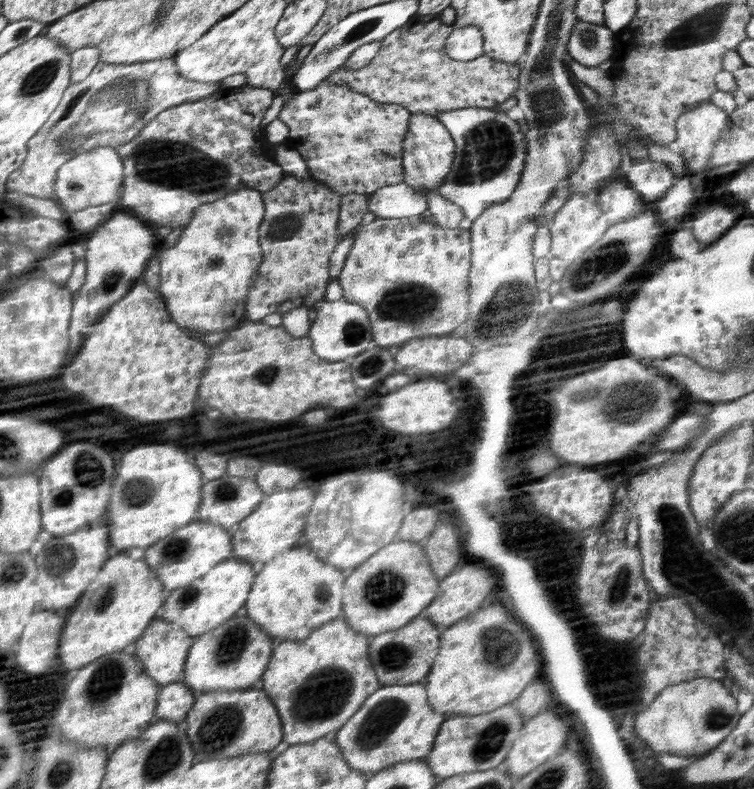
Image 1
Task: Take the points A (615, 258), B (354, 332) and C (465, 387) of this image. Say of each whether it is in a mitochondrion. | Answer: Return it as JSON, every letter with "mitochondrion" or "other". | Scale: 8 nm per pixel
{"A":"mitochondrion","B":"mitochondrion","C":"other"}

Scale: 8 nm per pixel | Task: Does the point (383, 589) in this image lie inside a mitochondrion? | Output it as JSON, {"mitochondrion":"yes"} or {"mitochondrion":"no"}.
{"mitochondrion":"yes"}

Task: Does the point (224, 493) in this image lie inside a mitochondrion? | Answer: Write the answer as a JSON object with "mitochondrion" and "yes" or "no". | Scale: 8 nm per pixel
{"mitochondrion":"yes"}

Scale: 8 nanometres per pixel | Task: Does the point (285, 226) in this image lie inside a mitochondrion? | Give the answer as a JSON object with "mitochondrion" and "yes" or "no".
{"mitochondrion":"yes"}

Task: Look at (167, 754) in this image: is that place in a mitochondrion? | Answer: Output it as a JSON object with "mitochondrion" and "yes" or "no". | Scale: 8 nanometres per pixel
{"mitochondrion":"yes"}

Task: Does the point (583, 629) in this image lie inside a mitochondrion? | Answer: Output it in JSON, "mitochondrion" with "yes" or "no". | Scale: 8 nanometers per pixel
{"mitochondrion":"no"}

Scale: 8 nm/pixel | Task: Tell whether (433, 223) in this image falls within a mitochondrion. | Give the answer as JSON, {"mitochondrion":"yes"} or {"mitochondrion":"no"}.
{"mitochondrion":"no"}

